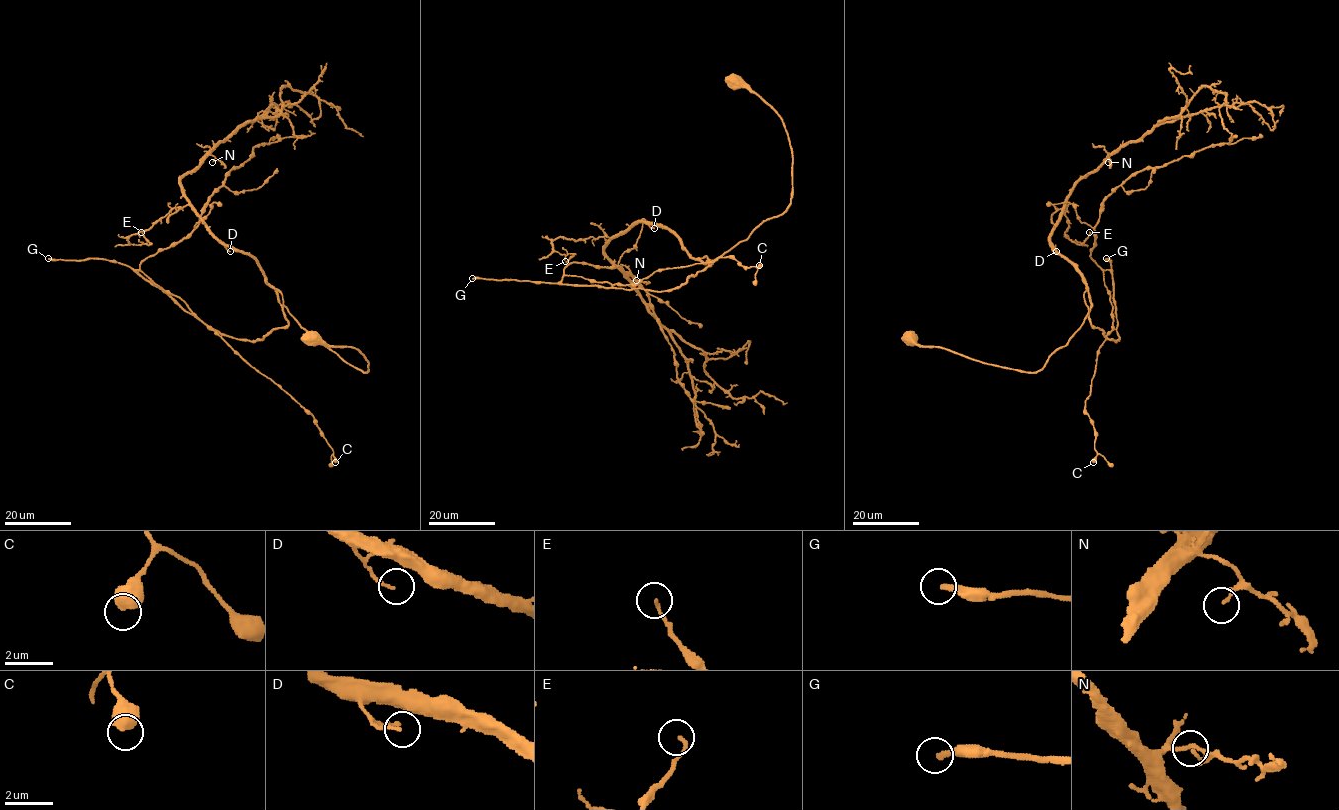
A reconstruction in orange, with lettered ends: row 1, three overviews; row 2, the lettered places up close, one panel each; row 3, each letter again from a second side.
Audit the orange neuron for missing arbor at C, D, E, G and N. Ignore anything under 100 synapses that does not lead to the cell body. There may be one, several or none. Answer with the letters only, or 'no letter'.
G

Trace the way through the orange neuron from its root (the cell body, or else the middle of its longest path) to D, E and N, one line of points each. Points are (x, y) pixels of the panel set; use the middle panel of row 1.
D: (736, 81), (782, 120), (792, 154), (789, 206), (713, 260), (692, 258), (672, 232), (648, 225), (654, 228)
E: (736, 81), (782, 120), (789, 206), (713, 260), (637, 222), (556, 237), (565, 261)
N: (736, 81), (782, 120), (789, 206), (713, 260), (692, 258), (667, 229), (637, 222), (605, 247), (636, 280)

